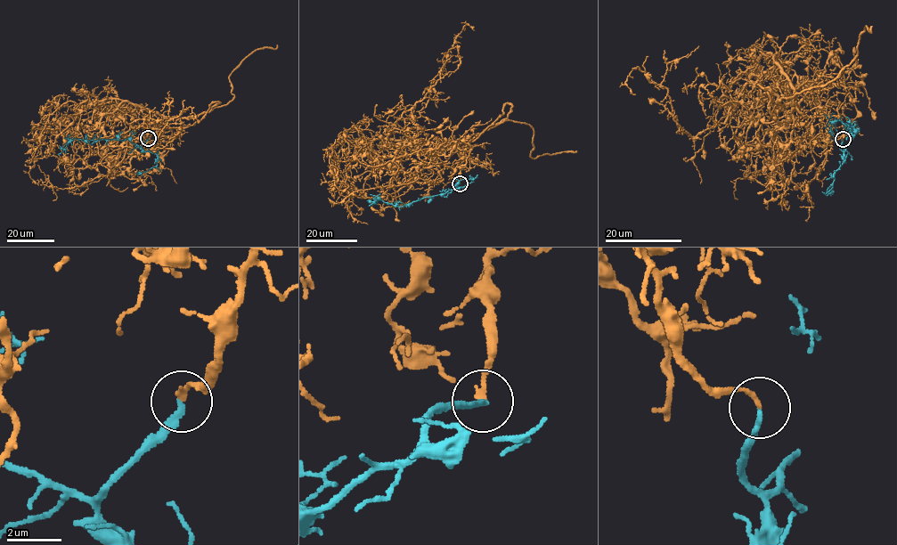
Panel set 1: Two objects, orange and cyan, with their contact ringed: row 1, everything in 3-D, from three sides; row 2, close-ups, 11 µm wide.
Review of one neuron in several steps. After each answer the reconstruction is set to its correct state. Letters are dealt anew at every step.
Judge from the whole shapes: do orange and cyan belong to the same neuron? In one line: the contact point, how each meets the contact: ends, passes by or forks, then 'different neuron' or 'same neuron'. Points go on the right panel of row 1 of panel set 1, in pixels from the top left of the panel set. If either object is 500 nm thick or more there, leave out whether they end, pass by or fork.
(843, 139) | orange ends | cyan ends | same neuron

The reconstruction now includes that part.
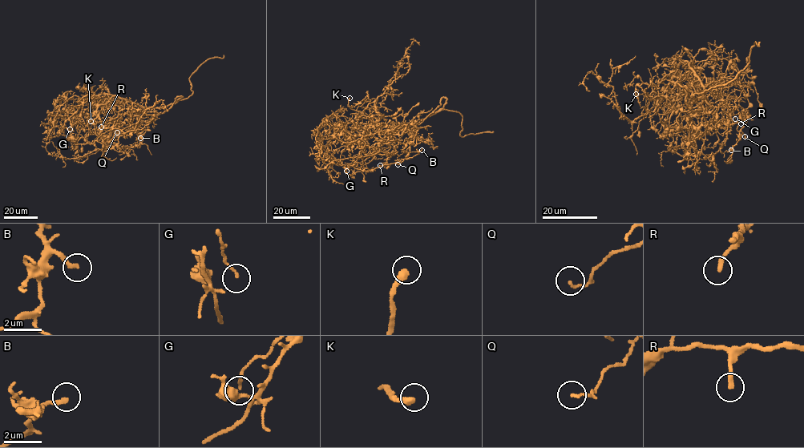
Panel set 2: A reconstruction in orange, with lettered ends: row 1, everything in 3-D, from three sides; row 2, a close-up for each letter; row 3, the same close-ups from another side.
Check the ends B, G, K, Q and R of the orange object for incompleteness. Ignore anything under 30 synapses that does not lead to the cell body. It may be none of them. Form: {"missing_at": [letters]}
{"missing_at": ["K", "R"]}

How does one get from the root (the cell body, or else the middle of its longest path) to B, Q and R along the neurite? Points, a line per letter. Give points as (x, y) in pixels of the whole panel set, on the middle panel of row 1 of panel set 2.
B: (387, 125), (414, 127), (408, 140), (409, 155), (406, 158), (412, 157), (422, 150)
Q: (387, 125), (414, 127), (408, 140), (409, 155), (397, 164)
R: (387, 125), (412, 126), (414, 129), (408, 140), (409, 155), (397, 163), (380, 165)

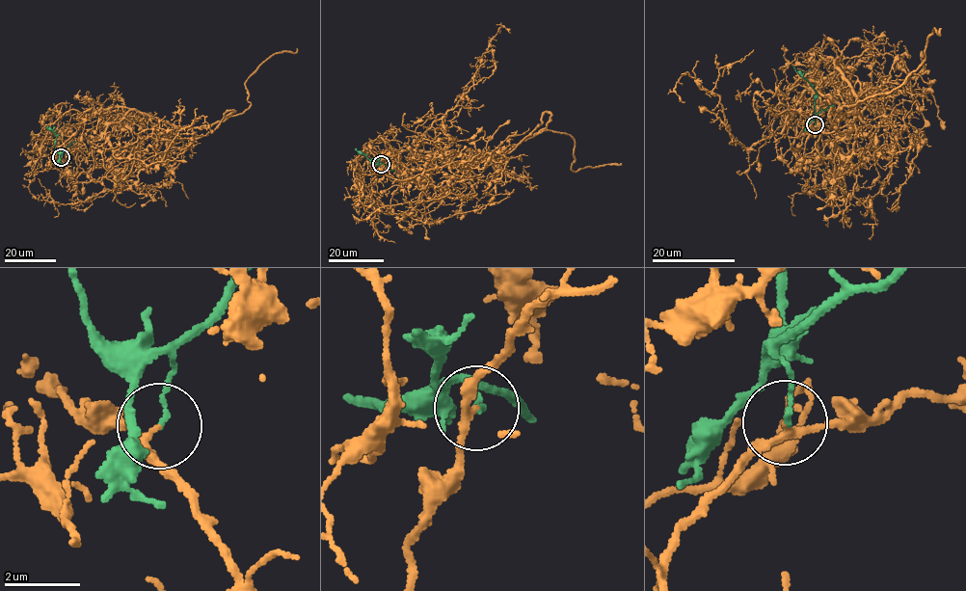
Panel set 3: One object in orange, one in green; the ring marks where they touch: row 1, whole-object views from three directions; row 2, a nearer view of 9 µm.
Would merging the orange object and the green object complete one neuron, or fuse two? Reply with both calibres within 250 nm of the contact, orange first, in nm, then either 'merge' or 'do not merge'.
170/110 nm | do not merge

